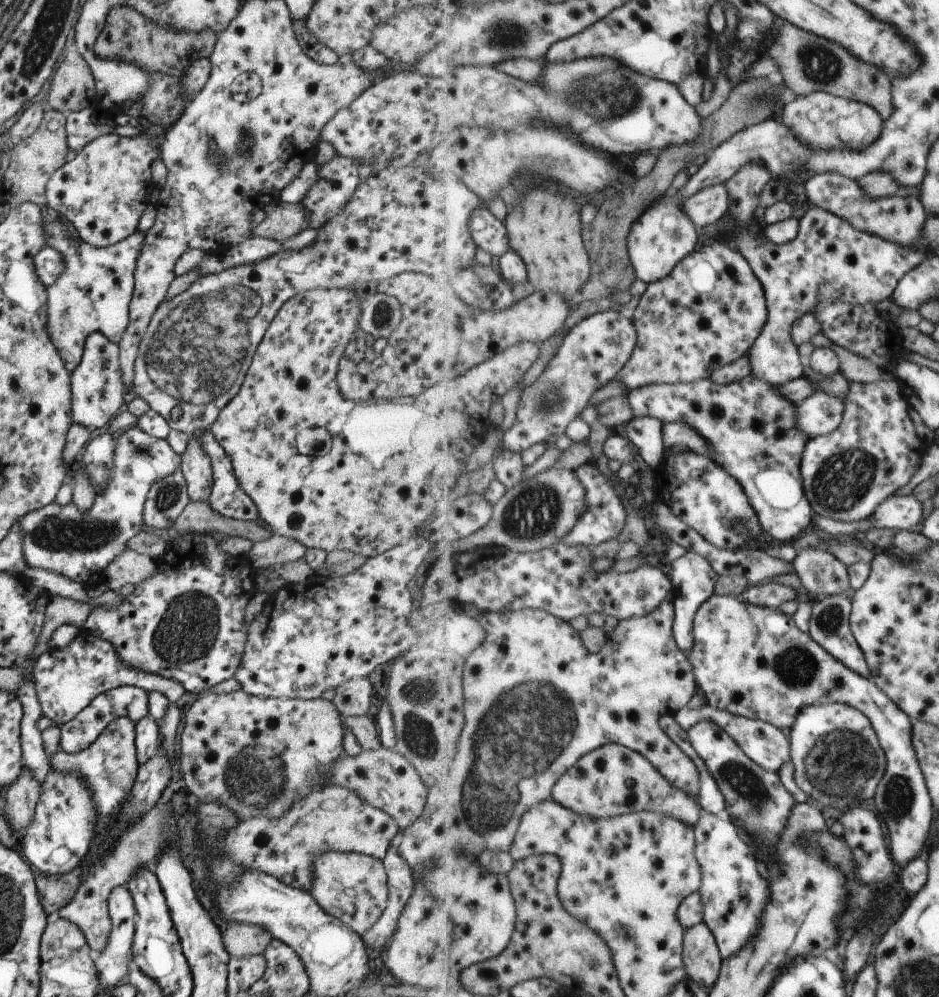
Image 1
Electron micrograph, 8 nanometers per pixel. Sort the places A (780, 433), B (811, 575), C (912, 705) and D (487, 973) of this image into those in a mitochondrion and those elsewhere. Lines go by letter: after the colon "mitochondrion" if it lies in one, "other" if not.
A: other
B: other
C: other
D: other

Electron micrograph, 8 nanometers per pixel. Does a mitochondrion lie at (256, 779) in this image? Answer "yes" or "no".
yes

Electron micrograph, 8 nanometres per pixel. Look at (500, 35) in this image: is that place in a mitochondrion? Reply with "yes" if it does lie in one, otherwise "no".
yes

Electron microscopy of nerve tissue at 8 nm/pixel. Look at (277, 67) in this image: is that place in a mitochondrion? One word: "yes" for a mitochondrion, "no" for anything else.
no

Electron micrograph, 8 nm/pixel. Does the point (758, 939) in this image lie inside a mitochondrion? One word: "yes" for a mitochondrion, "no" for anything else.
no

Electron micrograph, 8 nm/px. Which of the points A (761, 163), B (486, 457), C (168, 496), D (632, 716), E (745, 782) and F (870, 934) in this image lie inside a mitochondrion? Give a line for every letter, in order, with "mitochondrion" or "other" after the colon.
A: other
B: other
C: mitochondrion
D: other
E: mitochondrion
F: other

